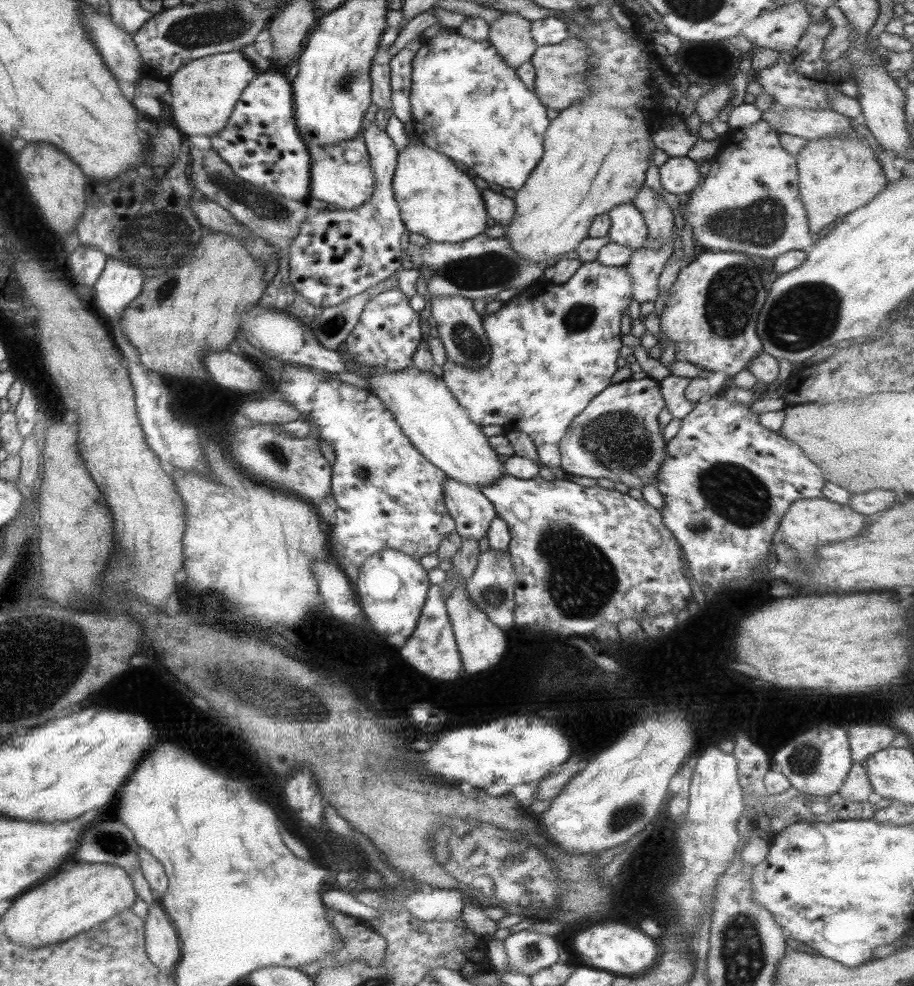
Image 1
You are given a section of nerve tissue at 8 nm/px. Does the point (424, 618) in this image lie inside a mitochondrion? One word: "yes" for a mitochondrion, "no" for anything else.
no

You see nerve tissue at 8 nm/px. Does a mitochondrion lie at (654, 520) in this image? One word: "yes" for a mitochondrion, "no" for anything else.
no

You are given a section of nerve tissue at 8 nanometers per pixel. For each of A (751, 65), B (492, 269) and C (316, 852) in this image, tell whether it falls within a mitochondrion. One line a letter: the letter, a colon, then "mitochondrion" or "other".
A: other
B: mitochondrion
C: other

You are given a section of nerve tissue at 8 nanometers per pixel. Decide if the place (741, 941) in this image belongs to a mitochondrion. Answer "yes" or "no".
yes

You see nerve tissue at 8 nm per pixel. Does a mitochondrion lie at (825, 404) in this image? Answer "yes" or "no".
no

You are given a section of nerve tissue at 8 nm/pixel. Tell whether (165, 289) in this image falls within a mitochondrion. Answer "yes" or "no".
yes

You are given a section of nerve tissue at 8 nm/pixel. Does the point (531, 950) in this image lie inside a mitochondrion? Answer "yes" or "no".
yes

